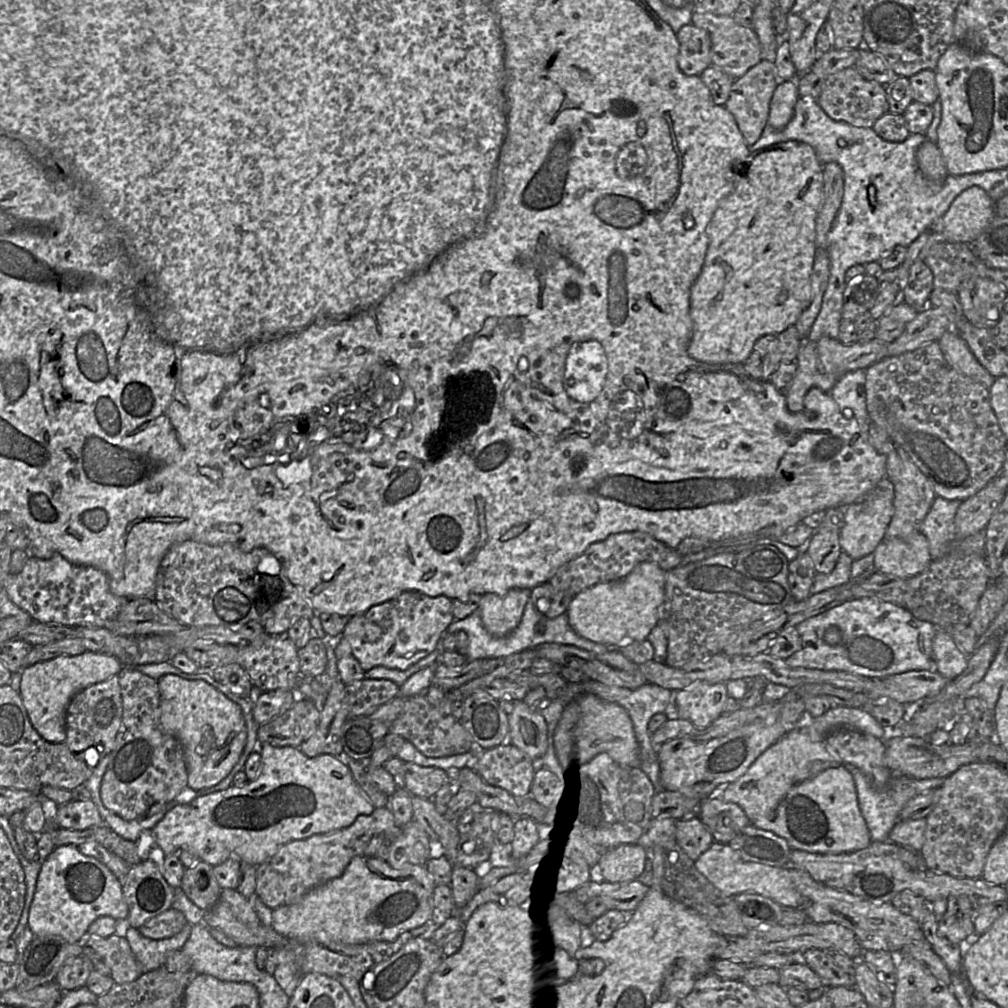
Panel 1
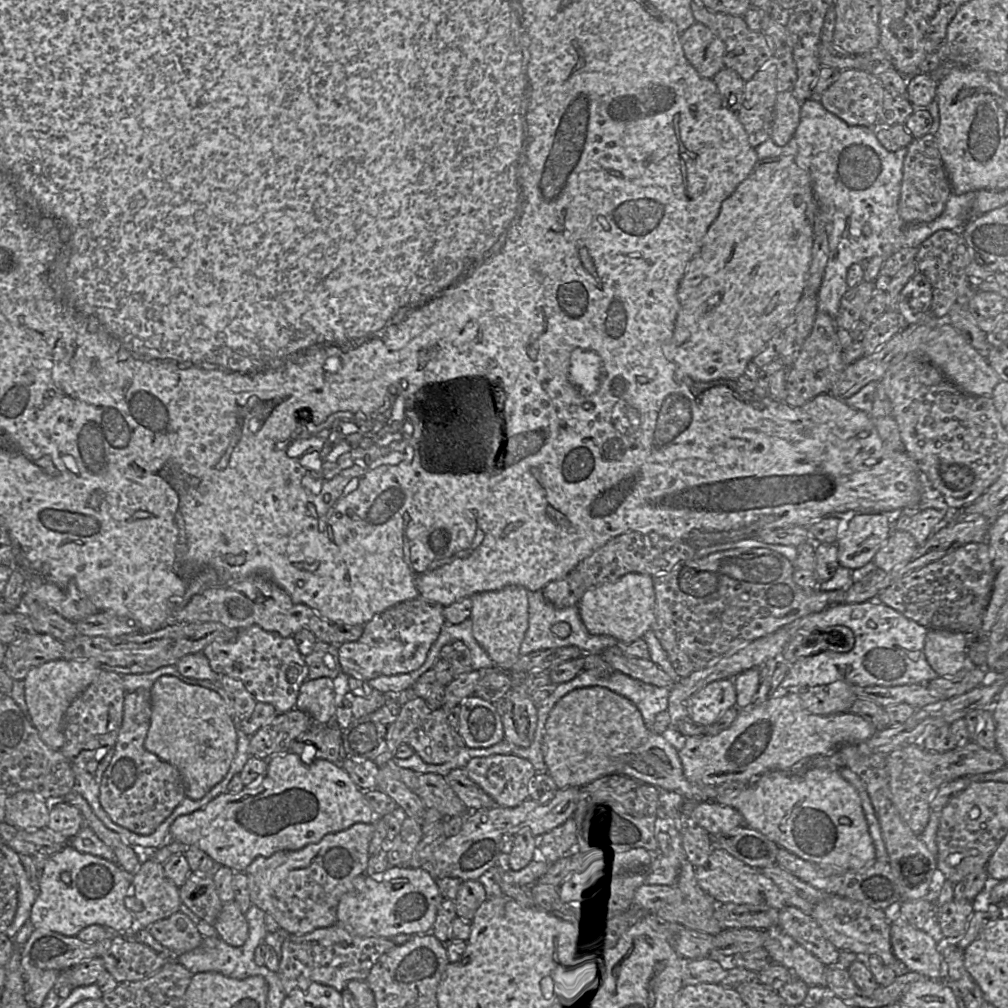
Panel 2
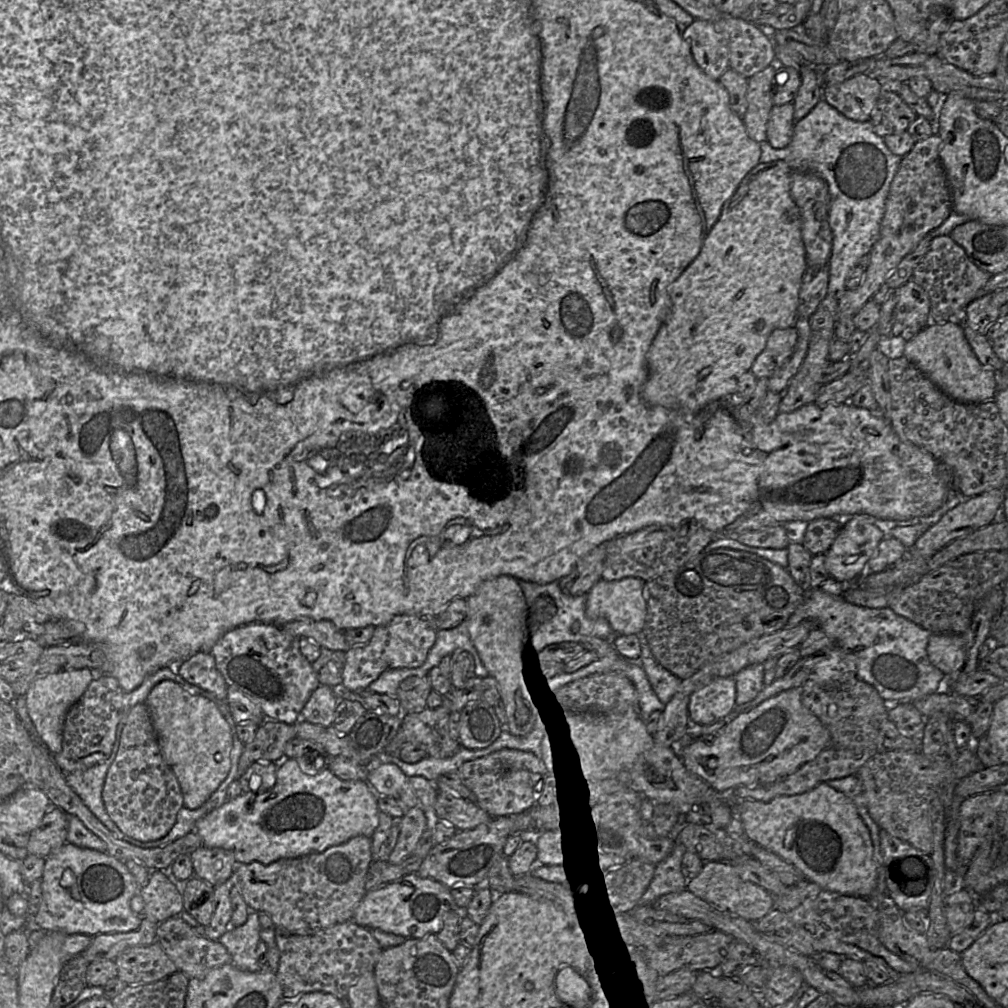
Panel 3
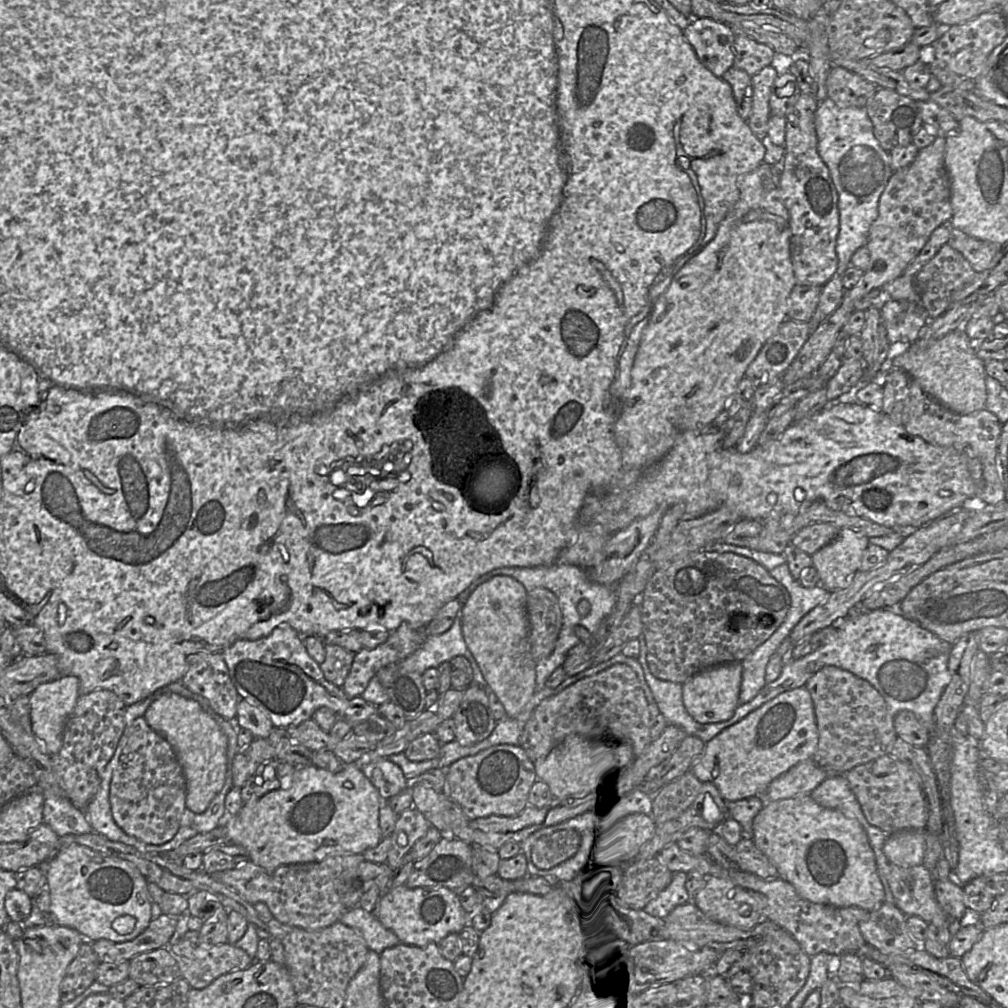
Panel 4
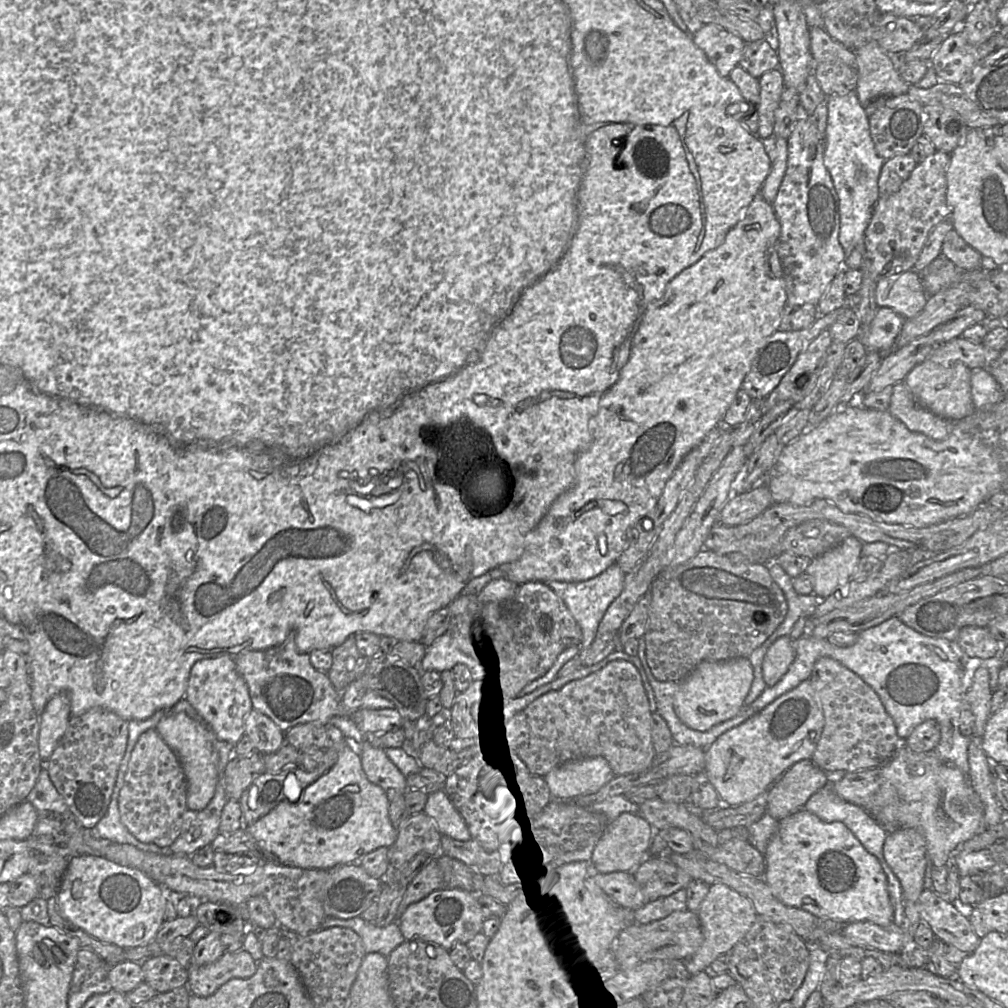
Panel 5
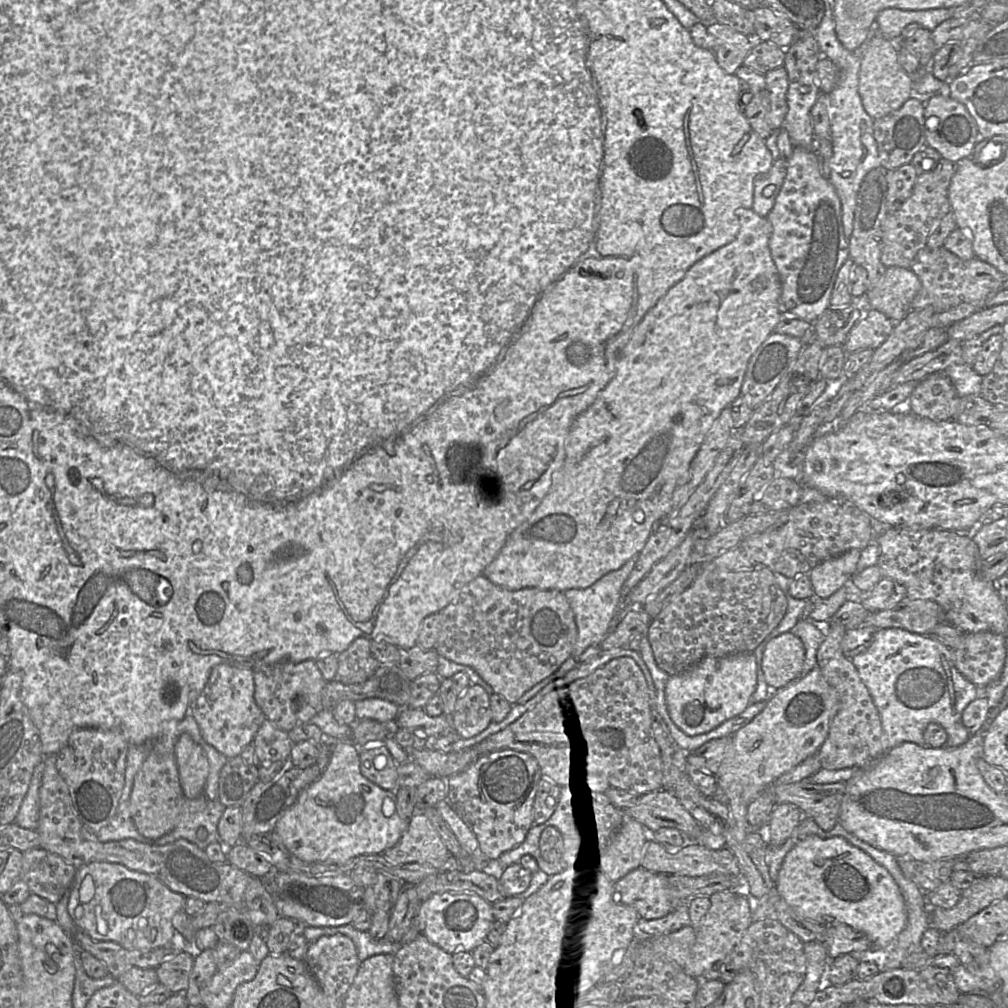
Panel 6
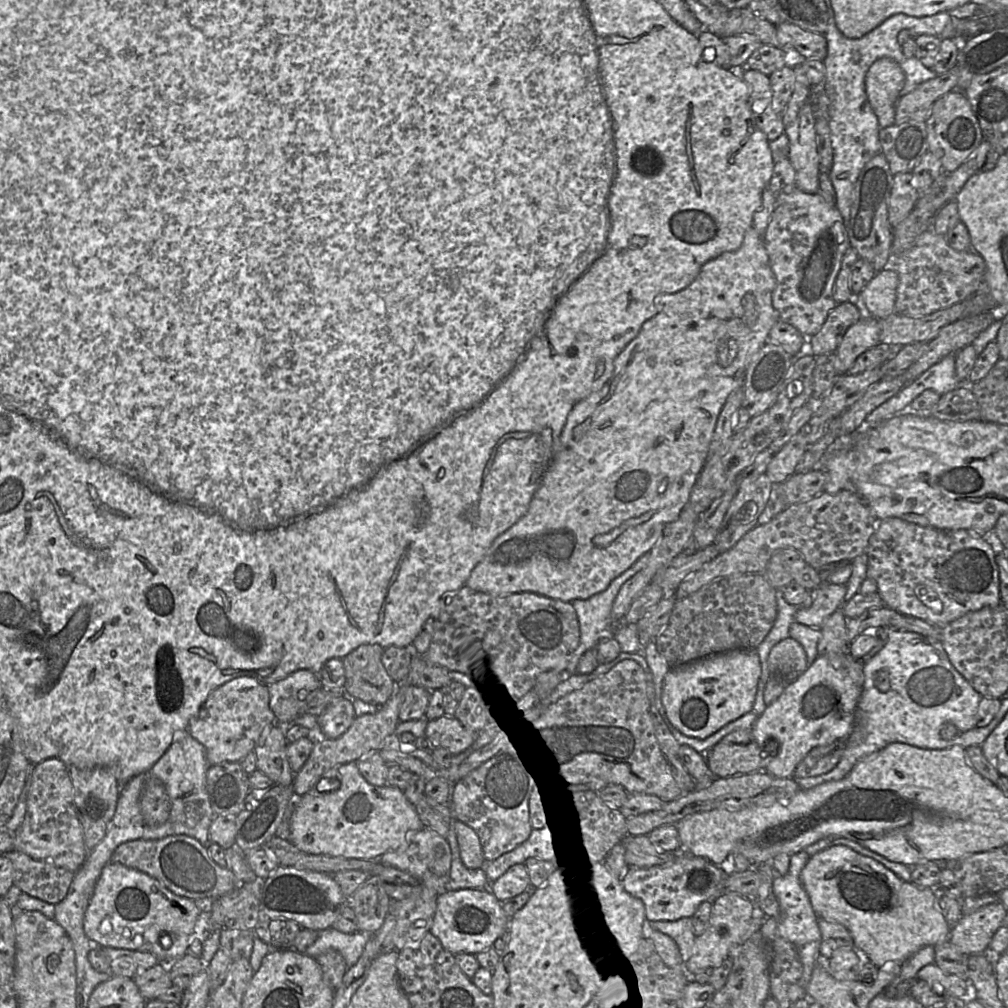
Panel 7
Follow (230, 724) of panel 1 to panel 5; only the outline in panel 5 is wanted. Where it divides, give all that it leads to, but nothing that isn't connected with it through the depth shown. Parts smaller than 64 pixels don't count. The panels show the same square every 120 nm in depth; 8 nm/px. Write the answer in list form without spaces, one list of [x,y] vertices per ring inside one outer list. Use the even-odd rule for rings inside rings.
[[[185,712],[160,719],[157,733],[177,754],[186,779],[186,805],[193,811],[203,810],[214,796],[218,782],[218,753],[208,740],[207,724],[200,723]]]

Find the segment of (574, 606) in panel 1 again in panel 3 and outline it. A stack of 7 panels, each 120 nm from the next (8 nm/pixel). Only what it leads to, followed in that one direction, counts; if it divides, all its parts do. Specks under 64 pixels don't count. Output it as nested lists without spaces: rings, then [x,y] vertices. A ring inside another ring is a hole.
[[[637,577],[615,581],[600,580],[587,593],[586,615],[590,619],[606,619],[617,635],[638,634],[644,628],[647,613],[646,582]]]

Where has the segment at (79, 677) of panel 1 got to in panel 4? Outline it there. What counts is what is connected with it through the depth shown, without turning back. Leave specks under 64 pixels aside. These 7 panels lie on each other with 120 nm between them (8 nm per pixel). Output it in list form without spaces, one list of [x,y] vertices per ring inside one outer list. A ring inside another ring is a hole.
[[[66,676],[42,683],[29,695],[32,731],[48,755],[53,756],[61,749],[65,725],[78,698],[79,679],[75,676]]]

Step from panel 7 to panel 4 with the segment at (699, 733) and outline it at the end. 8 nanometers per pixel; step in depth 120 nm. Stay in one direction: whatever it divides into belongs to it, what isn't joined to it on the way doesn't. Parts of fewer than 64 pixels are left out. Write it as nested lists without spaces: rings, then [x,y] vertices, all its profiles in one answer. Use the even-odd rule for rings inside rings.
[[[741,662],[723,663],[696,673],[682,684],[682,700],[687,712],[699,723],[728,720],[739,705],[741,678]]]

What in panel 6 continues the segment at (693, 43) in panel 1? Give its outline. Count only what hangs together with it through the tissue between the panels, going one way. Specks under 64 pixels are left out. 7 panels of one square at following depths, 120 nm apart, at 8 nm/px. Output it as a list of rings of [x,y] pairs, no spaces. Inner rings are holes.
[[[717,22],[706,24],[707,32],[715,38],[713,53],[719,66],[734,74],[751,51],[755,40]]]

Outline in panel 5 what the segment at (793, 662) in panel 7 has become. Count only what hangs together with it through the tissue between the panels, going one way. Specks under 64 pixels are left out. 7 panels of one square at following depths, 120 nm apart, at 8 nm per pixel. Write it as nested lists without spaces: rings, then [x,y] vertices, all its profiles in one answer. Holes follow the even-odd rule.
[[[788,635],[775,640],[762,661],[762,676],[768,687],[775,685],[794,660],[794,641]]]

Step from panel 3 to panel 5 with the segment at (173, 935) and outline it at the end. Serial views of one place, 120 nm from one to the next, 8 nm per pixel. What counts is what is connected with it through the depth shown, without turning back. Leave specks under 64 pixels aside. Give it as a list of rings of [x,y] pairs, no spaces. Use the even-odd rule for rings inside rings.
[[[242,949],[223,953],[215,962],[204,966],[188,965],[187,988],[195,996],[213,995],[222,985],[233,978],[247,979],[257,970],[257,962]]]

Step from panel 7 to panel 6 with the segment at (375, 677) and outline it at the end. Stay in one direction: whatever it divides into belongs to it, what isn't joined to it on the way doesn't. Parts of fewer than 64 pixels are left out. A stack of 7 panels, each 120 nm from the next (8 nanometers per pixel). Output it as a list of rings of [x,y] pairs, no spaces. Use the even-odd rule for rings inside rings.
[[[358,637],[346,650],[339,653],[334,680],[344,684],[358,684],[369,679],[381,665],[373,657],[370,644],[371,640]]]

